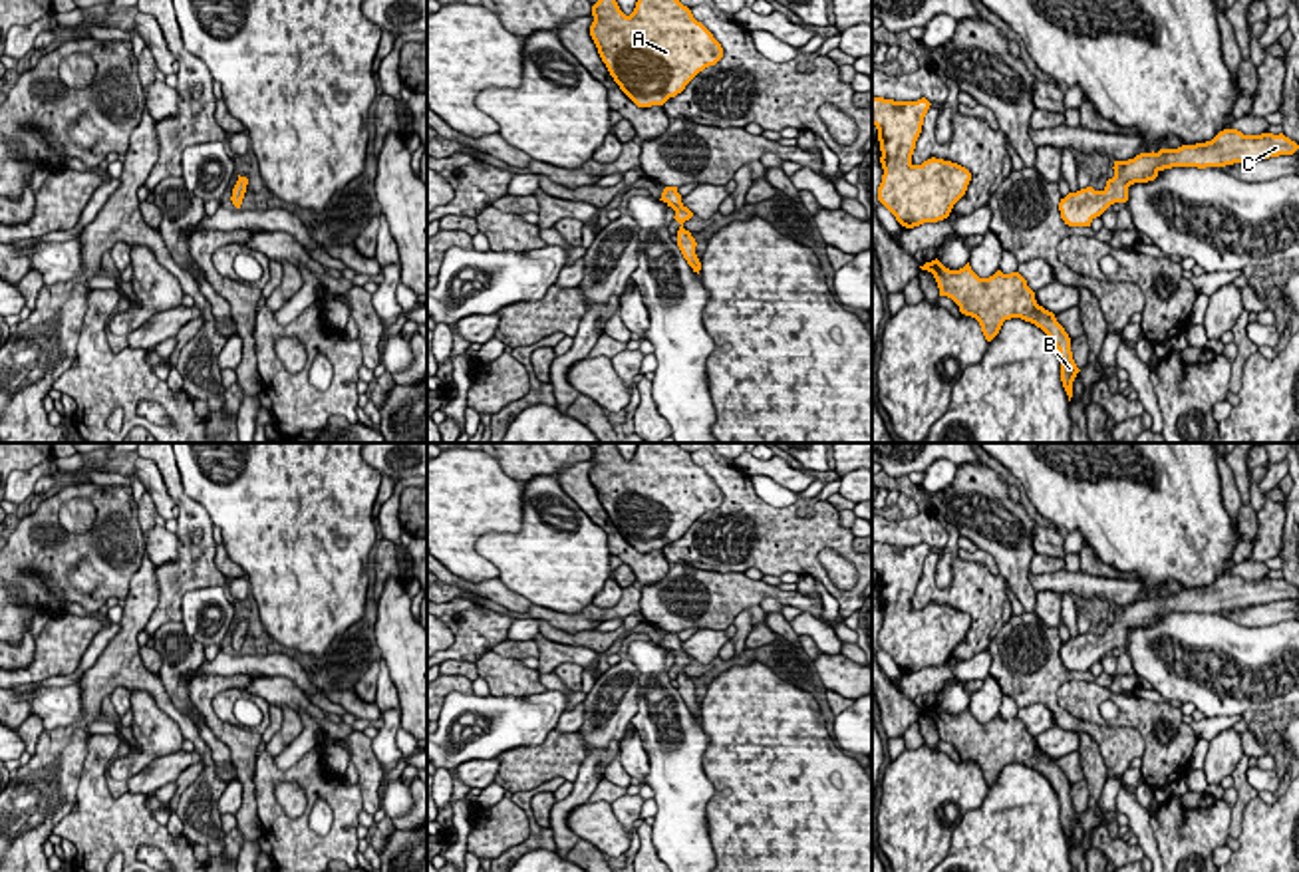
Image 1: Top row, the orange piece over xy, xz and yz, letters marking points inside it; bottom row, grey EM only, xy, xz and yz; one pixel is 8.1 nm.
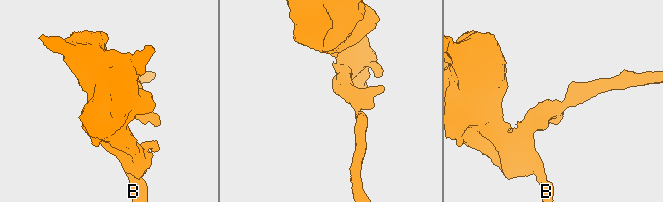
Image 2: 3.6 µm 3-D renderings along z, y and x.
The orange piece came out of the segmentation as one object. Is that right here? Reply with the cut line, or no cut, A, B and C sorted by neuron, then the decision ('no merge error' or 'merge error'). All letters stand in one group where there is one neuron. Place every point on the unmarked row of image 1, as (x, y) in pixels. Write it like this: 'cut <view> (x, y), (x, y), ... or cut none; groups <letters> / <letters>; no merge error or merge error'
cut none; groups A B C; no merge error

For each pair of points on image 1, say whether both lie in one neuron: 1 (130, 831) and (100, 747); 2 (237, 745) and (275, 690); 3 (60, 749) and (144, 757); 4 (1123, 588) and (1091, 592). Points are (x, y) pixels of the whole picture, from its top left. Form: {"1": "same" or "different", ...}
{"1": "same", "2": "different", "3": "different", "4": "same"}

